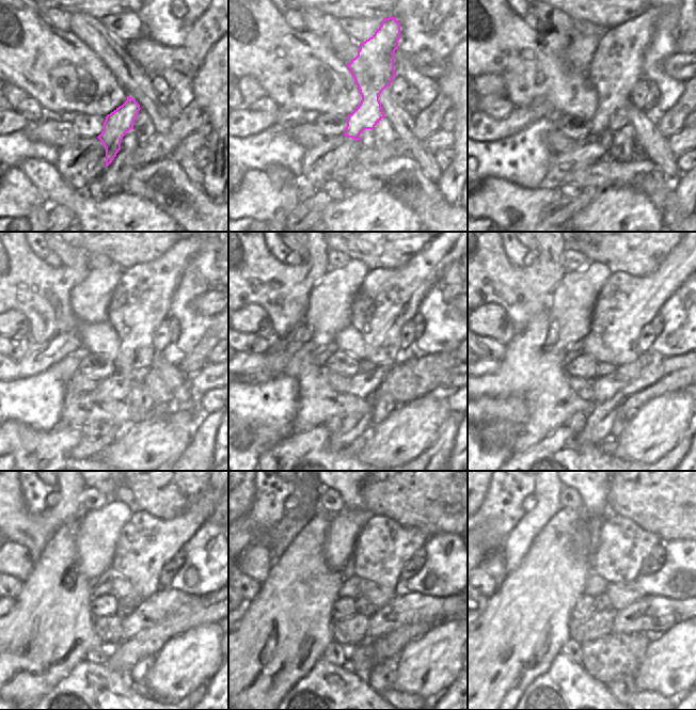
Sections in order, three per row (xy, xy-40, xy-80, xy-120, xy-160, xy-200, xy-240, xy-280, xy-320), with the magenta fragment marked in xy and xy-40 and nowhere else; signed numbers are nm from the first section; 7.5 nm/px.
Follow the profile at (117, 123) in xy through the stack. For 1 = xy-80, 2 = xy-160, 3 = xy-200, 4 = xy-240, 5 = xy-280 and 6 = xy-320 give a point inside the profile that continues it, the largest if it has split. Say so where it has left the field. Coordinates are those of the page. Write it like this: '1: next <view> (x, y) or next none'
1: next xy-80 (617, 64)
2: next xy-160 (388, 298)
3: next xy-200 (626, 303)
4: next xy-240 (146, 543)
5: next xy-280 (383, 546)
6: next xy-320 (622, 547)

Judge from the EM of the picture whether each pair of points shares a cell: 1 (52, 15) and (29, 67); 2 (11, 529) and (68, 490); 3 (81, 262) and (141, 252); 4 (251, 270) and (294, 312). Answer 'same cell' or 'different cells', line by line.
1: different cells
2: same cell
3: different cells
4: same cell

